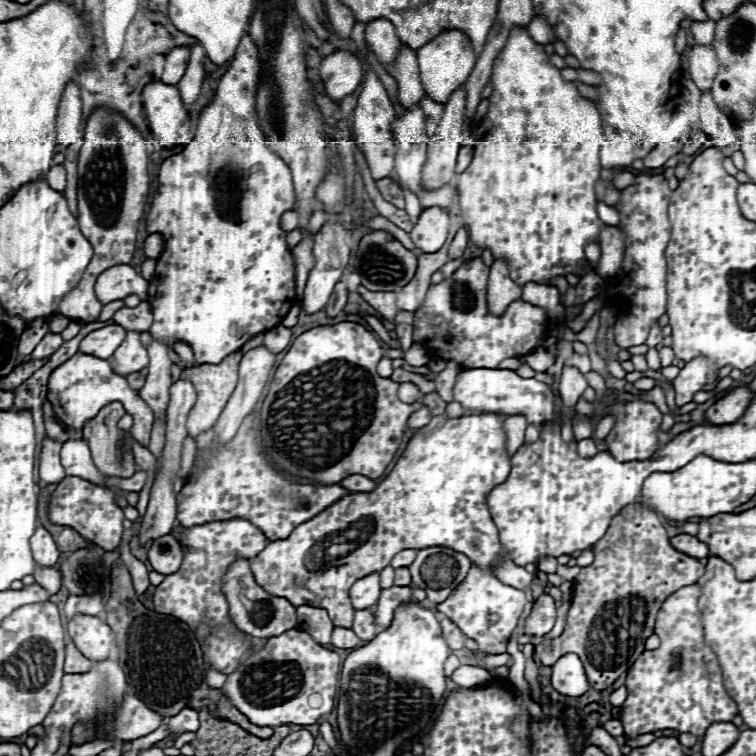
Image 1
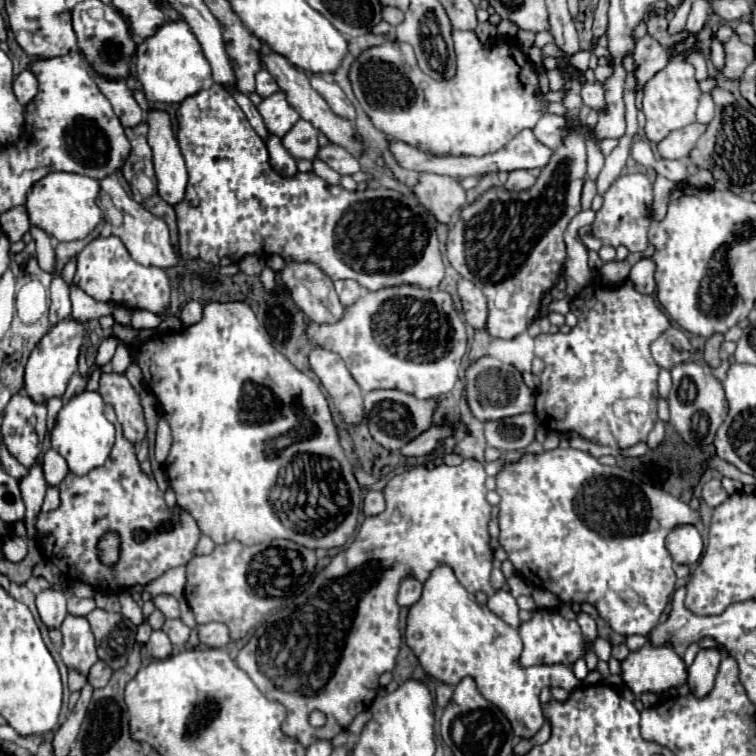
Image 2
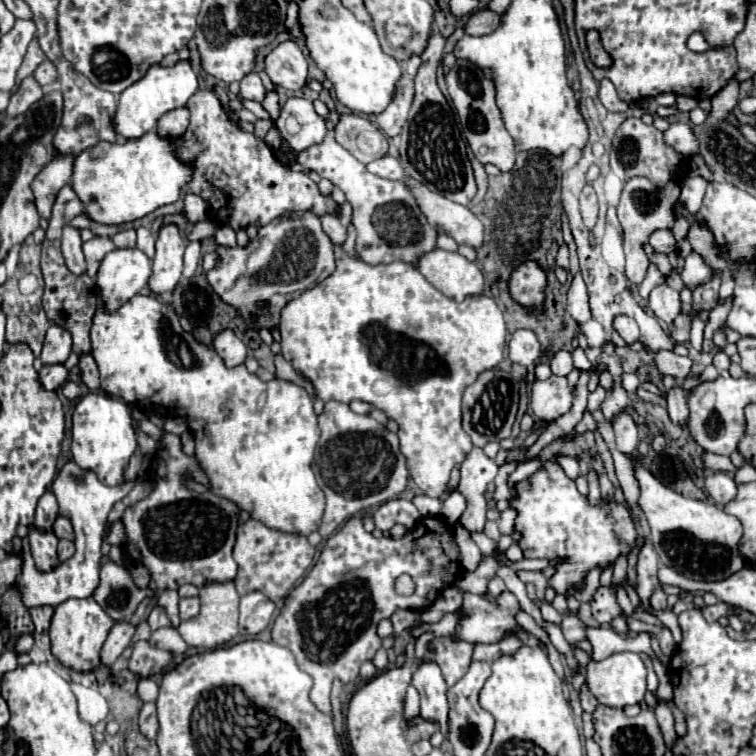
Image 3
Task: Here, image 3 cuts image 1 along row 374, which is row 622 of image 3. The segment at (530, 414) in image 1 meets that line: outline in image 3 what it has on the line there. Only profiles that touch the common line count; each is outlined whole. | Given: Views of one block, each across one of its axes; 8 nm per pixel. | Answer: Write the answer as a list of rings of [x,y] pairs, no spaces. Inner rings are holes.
[[[508,592],[500,594],[494,602],[488,602],[476,594],[464,594],[462,616],[454,630],[456,640],[470,644],[494,644],[506,636],[520,632],[516,614],[520,604]]]

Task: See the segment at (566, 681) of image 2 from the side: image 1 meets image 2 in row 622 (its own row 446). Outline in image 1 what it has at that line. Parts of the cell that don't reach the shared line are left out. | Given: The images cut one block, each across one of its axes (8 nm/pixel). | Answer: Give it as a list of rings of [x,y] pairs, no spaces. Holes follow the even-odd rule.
[[[486,412],[486,414],[472,414],[472,416],[460,416],[460,418],[452,418],[448,420],[444,414],[438,416],[438,418],[432,418],[430,424],[426,424],[422,430],[416,430],[416,434],[410,438],[406,450],[402,452],[400,460],[396,462],[394,470],[384,478],[384,482],[380,482],[376,486],[376,490],[372,492],[362,492],[362,494],[348,494],[344,496],[342,500],[338,500],[336,504],[332,504],[330,508],[326,508],[324,512],[320,512],[318,516],[314,516],[312,520],[300,524],[294,528],[294,532],[286,538],[286,540],[274,540],[274,542],[268,542],[268,546],[256,556],[256,558],[250,558],[250,568],[254,572],[254,578],[256,582],[270,594],[274,596],[282,596],[282,598],[288,598],[294,606],[304,606],[306,602],[310,606],[318,606],[318,608],[324,608],[328,610],[334,626],[340,626],[340,628],[352,628],[352,622],[354,622],[354,608],[348,600],[348,590],[350,586],[368,576],[368,574],[374,574],[374,572],[380,572],[382,568],[386,568],[392,560],[392,556],[396,556],[400,550],[404,548],[432,548],[432,546],[446,546],[446,548],[452,548],[452,550],[458,550],[462,554],[466,554],[474,564],[478,566],[492,566],[496,562],[496,556],[502,552],[502,544],[500,544],[500,538],[498,538],[498,530],[492,522],[492,516],[488,512],[488,506],[486,506],[486,496],[488,492],[506,480],[506,476],[510,474],[510,456],[506,454],[506,432],[502,430],[504,426],[504,420],[506,420],[506,414],[494,414],[494,412]]]

